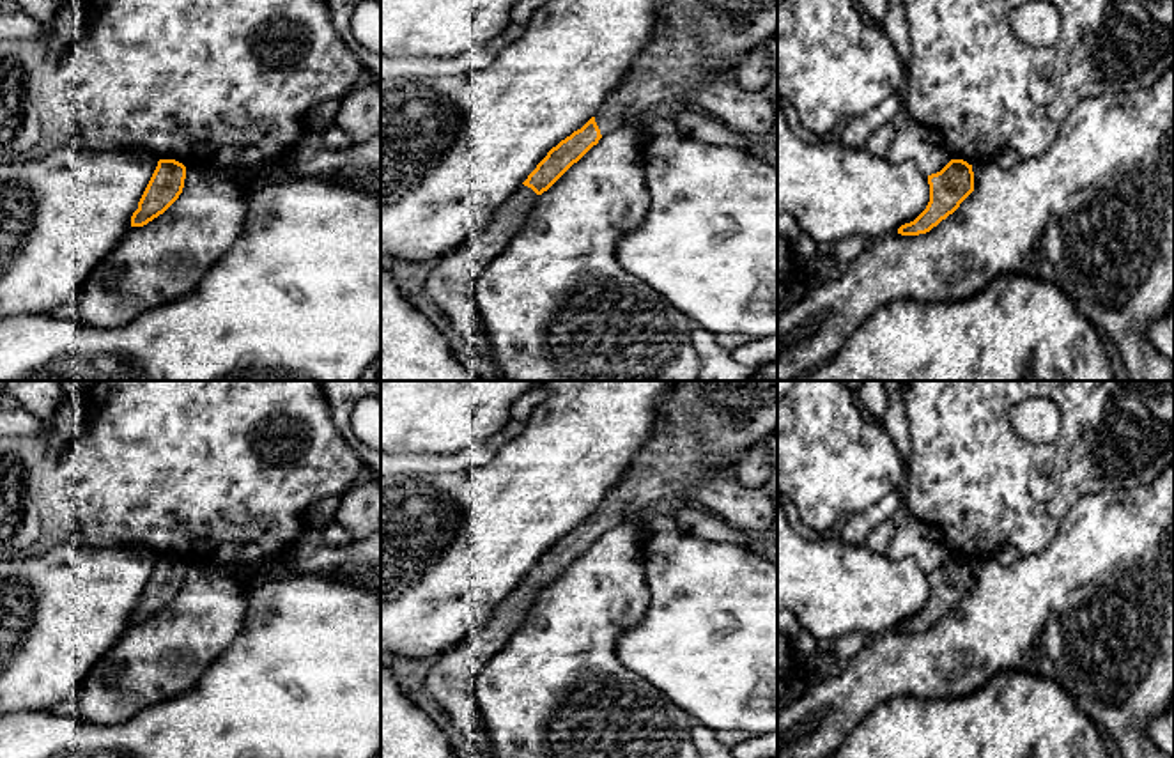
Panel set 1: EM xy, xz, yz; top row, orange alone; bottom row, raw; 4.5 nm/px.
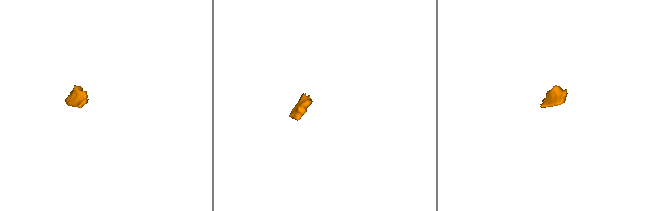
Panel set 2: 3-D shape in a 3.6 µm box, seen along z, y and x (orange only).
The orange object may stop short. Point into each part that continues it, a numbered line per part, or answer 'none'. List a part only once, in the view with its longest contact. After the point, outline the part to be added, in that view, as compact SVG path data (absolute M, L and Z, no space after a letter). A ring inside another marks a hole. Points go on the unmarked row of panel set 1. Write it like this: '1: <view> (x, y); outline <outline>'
1: xz (696, 420); outline M673 381L657 404L648 441L595 510L600 531L636 521L653 501L701 483L708 476L708 459L738 464L751 446L776 432L777 381Z
2: xz (452, 682); outline M519 583L490 618L441 655L425 677L423 691L478 754L492 758L489 730L476 700L478 675L517 632L537 597L531 584Z

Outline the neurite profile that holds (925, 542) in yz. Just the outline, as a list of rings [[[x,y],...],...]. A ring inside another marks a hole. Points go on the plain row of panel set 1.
[[[912,519],[896,528],[885,556],[891,560],[914,558],[923,570],[931,572],[940,568],[951,558],[951,553],[937,526]]]

